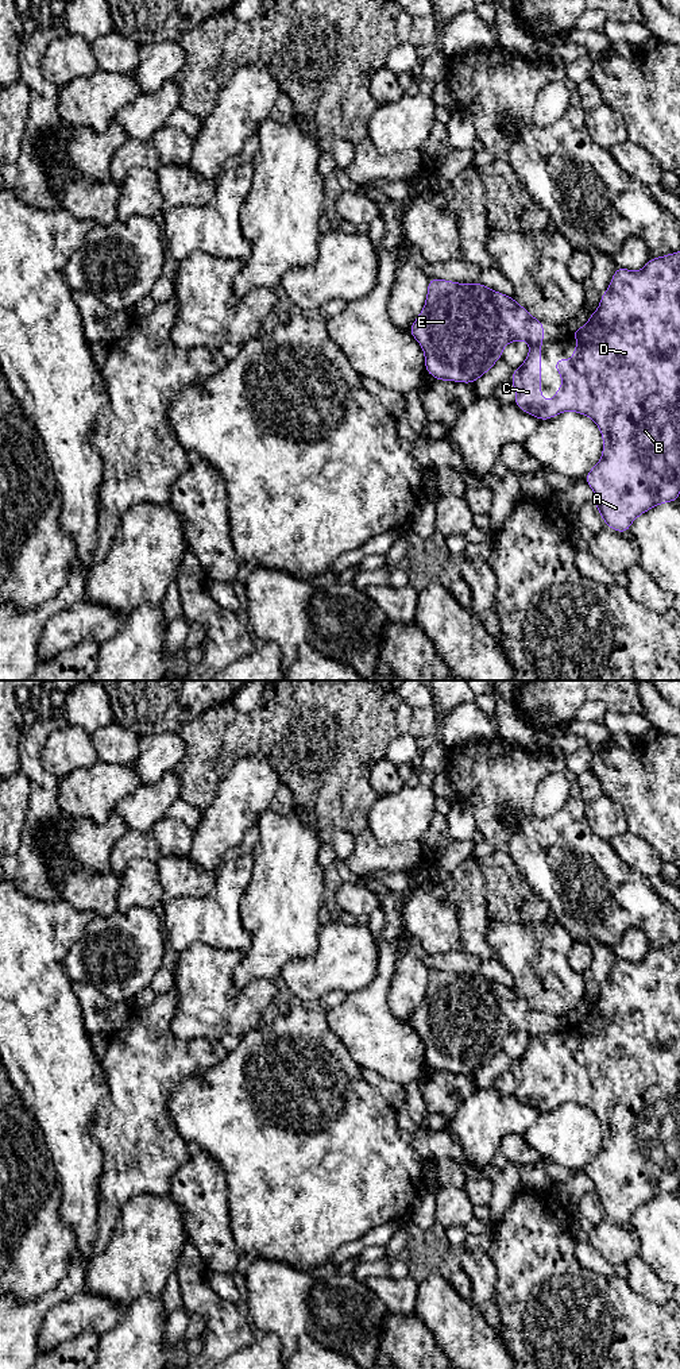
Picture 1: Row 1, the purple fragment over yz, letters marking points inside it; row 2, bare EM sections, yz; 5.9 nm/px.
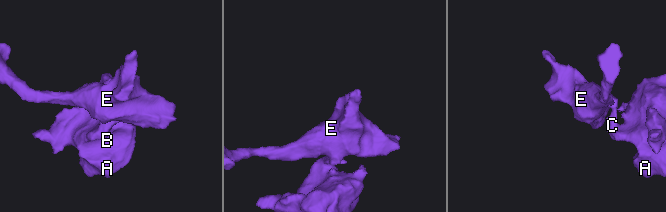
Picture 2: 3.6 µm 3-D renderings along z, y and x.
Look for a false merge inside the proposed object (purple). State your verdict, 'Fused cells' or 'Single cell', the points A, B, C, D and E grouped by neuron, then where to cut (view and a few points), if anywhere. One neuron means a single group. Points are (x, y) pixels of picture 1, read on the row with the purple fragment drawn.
Fused cells. Groups: A B C D / E. Split along yz (530, 343), (540, 344)

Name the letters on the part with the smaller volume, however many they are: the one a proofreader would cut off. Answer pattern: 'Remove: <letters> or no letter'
Remove: E

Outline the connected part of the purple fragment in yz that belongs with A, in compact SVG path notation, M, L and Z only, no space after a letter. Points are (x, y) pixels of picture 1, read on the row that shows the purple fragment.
M680 251L665 257L650 258L644 269L633 271L615 267L608 289L600 296L599 308L590 315L584 327L572 331L577 347L573 348L571 360L557 358L555 370L560 373L563 386L553 392L556 401L541 397L541 344L530 344L526 360L514 369L510 378L515 389L514 404L523 412L536 416L540 421L553 419L559 413L568 410L584 414L595 421L603 437L603 451L600 460L587 473L584 481L595 493L595 506L604 524L619 533L627 533L631 522L642 513L664 502L676 502L680 495Z

